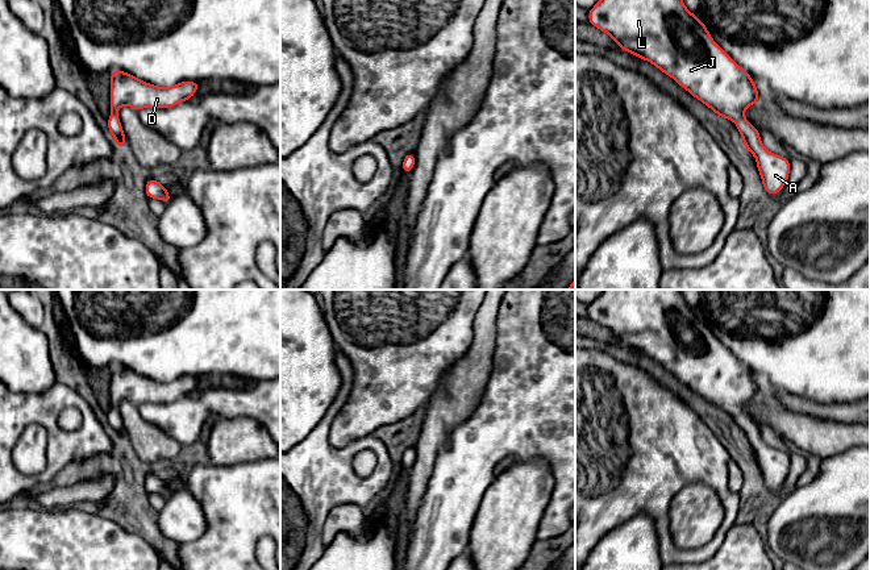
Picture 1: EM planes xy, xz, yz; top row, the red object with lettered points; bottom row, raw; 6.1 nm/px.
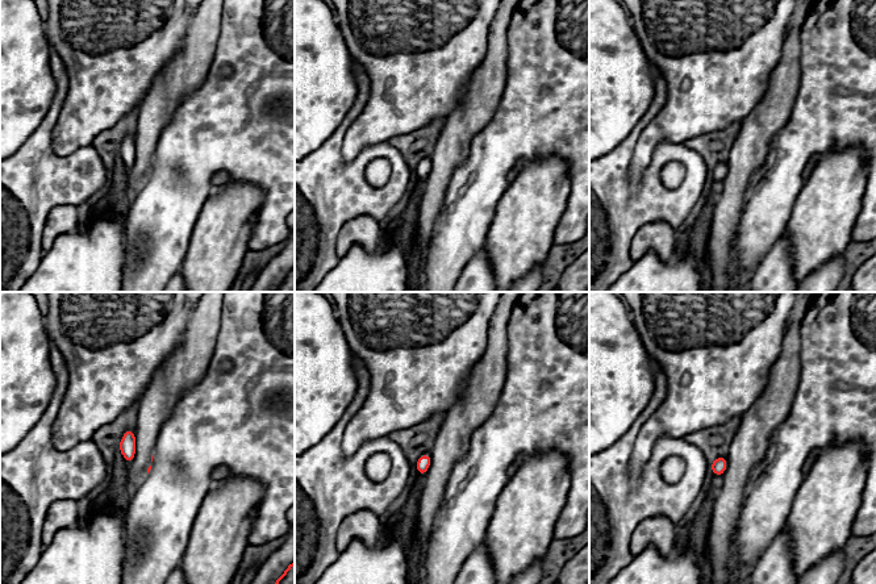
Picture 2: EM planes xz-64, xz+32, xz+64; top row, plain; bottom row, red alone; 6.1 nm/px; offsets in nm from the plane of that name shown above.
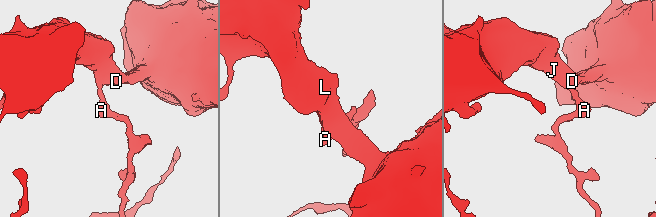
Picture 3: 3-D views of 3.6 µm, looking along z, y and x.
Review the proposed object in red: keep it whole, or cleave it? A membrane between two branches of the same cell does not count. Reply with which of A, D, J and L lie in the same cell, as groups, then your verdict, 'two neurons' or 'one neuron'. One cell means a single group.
A D J L | one neuron

